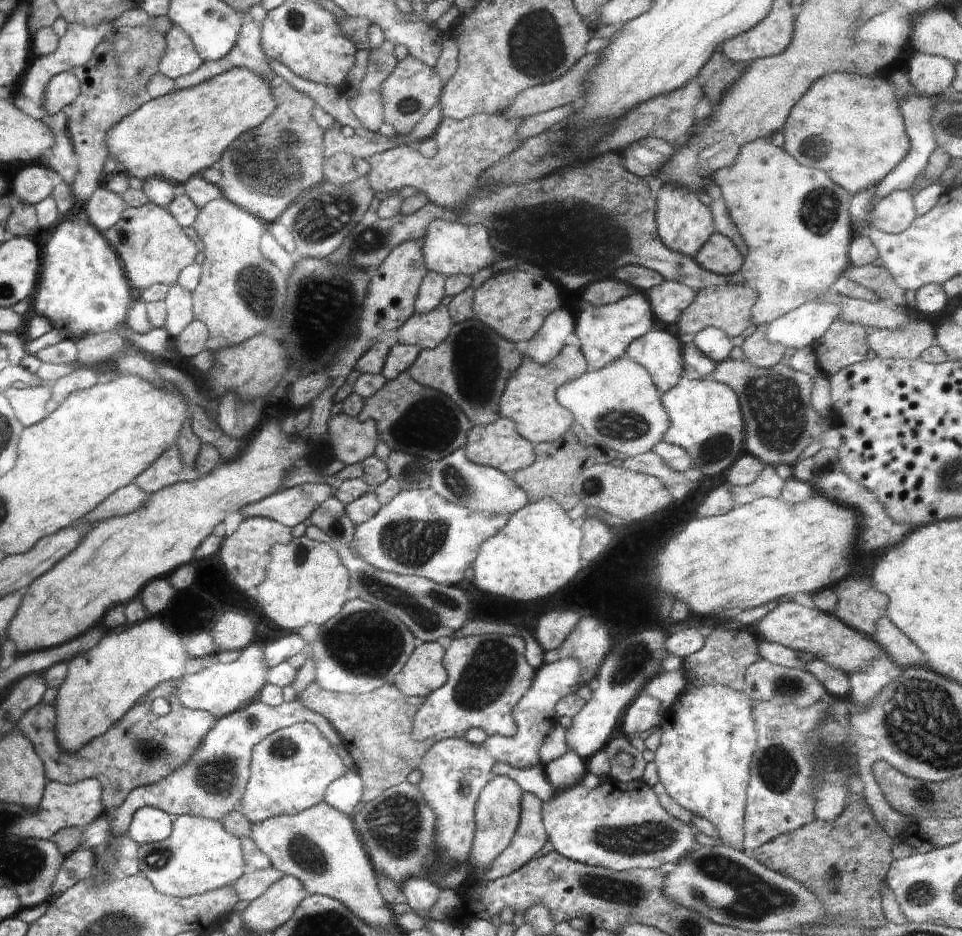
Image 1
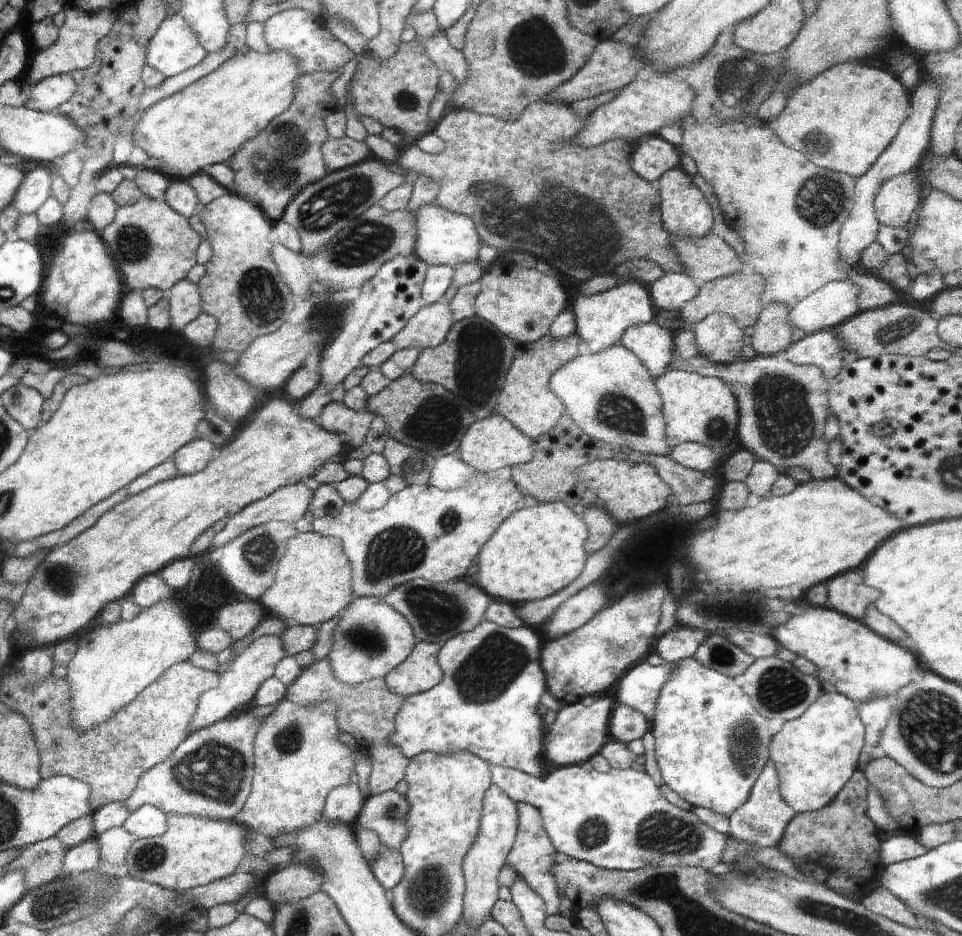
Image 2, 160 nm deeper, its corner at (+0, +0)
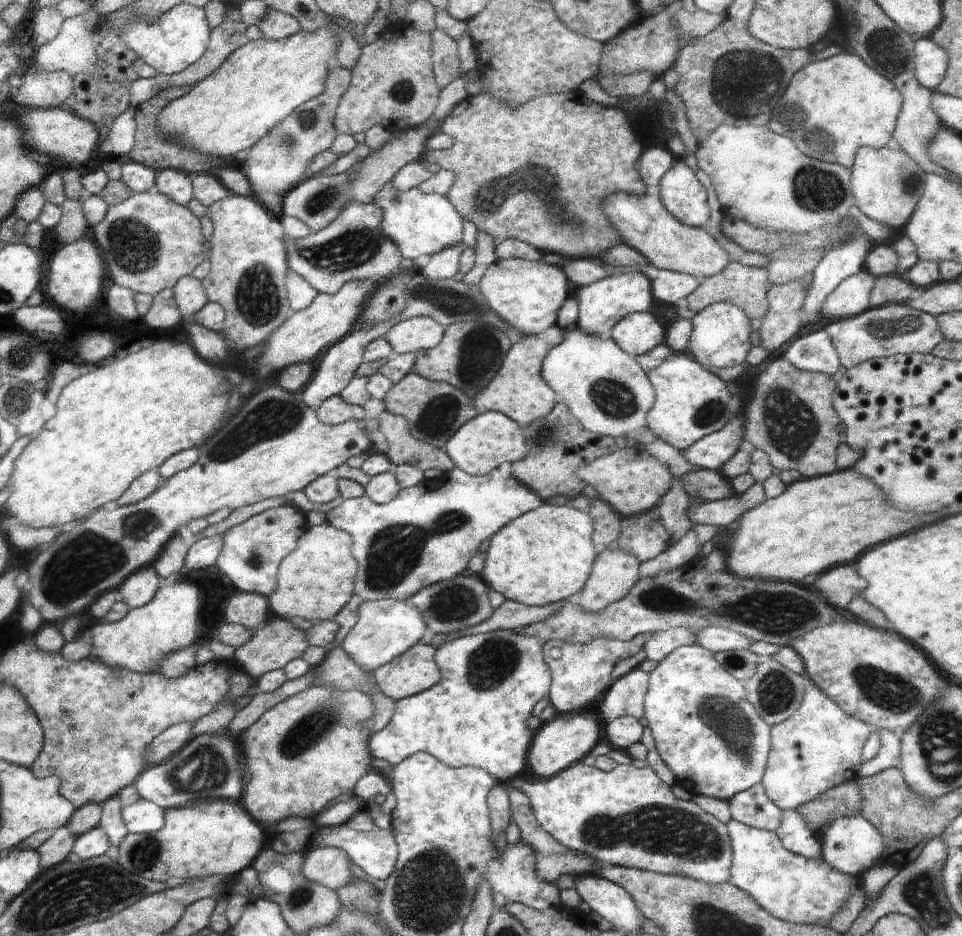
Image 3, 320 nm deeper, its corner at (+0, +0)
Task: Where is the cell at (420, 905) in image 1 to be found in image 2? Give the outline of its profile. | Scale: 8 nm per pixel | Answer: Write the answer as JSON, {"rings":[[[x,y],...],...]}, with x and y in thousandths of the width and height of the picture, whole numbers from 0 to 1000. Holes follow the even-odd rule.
{"rings":[[[395,902],[390,916],[383,918],[383,923],[401,951],[406,951],[418,938],[420,922],[415,907]]]}

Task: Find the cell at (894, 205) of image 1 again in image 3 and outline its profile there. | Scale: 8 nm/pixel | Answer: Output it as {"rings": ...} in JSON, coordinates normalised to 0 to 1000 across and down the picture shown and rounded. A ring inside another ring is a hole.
{"rings":[[[894,158],[892,167],[890,167],[890,173],[886,177],[885,186],[886,208],[890,214],[890,224],[910,237],[938,247],[946,231],[948,231],[954,214],[958,210],[964,186],[954,179],[954,175],[950,171],[946,171],[946,167],[942,162],[939,162],[939,160],[925,160],[925,158],[915,160]]]}

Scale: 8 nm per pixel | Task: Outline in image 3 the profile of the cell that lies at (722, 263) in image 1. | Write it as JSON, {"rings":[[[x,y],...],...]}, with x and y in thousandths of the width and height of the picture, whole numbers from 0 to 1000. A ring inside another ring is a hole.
{"rings":[[[642,205],[630,213],[629,226],[650,262],[663,267],[674,278],[673,282],[684,287],[719,294],[730,299],[748,291],[762,277],[733,244],[719,244],[701,235],[701,231],[696,231],[688,220],[684,207],[672,205],[667,209],[659,209]]]}

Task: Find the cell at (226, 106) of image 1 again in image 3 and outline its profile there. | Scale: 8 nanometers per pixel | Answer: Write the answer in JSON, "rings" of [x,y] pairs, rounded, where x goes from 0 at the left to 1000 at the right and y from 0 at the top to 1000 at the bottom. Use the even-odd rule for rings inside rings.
{"rings":[[[333,29],[327,33],[312,32],[308,37],[288,44],[273,38],[267,44],[259,44],[254,50],[246,51],[220,80],[203,89],[198,98],[175,110],[163,122],[165,138],[207,161],[214,160],[229,167],[248,166],[275,147],[313,111],[328,106],[338,97],[342,77],[350,62],[353,42],[345,31]]]}

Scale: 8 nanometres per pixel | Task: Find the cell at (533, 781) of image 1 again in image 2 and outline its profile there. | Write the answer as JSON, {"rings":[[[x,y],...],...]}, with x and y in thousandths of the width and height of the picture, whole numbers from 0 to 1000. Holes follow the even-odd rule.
{"rings":[[[501,662],[499,667],[496,667],[493,673],[483,676],[479,675],[467,682],[458,689],[454,701],[455,709],[460,716],[459,726],[454,731],[455,735],[449,734],[446,735],[445,738],[421,745],[421,750],[412,765],[412,782],[410,782],[410,786],[405,788],[409,797],[414,798],[424,812],[428,812],[429,808],[437,807],[438,803],[441,802],[457,804],[464,808],[486,802],[489,806],[501,810],[507,817],[528,819],[552,827],[556,830],[561,830],[561,823],[563,823],[563,818],[561,818],[561,810],[563,810],[563,808],[561,808],[561,806],[563,806],[563,769],[561,769],[561,765],[559,765],[559,750],[561,750],[561,744],[568,739],[569,732],[569,726],[565,726],[567,718],[563,718],[561,705],[559,705],[561,691],[561,682],[557,679],[557,675],[553,673],[553,670],[545,668],[542,670],[526,671],[505,662]]]}

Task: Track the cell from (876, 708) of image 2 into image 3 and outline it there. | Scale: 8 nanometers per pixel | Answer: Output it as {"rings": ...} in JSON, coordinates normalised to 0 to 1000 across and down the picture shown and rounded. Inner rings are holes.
{"rings":[[[909,778],[915,791],[913,806],[905,813],[897,814],[893,830],[904,830],[921,821],[936,821],[936,783],[923,778]]]}

